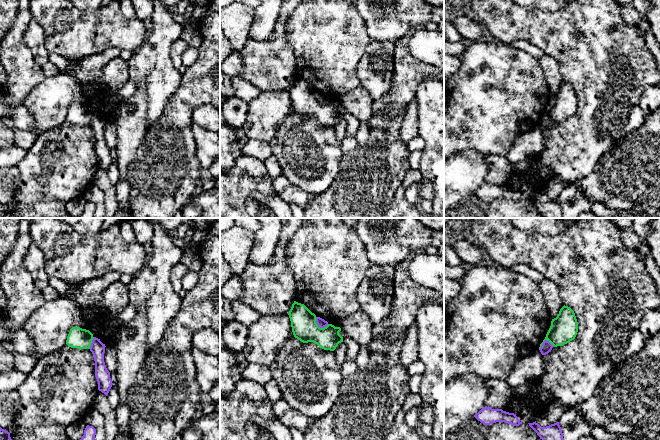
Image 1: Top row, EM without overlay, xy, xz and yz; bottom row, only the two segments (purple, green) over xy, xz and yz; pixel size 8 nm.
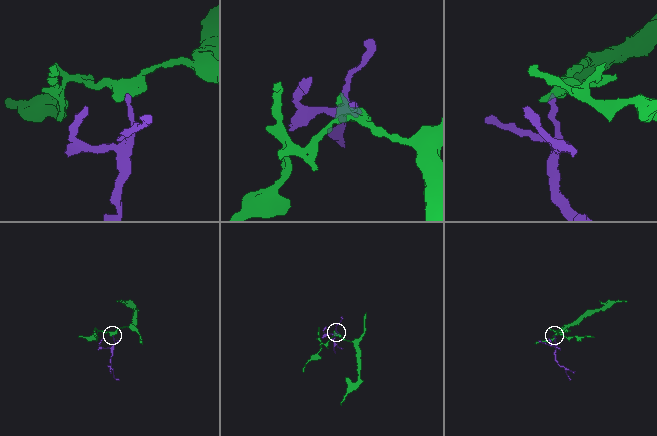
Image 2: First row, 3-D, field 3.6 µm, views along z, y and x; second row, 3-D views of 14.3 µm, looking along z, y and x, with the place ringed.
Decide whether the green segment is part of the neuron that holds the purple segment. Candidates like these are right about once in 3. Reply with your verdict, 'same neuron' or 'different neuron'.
different neuron

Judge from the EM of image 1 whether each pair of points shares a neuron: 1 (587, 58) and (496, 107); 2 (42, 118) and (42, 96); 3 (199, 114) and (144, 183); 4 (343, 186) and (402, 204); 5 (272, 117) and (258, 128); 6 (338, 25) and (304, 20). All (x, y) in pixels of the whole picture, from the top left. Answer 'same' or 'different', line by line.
1: different
2: same
3: different
4: different
5: same
6: same

